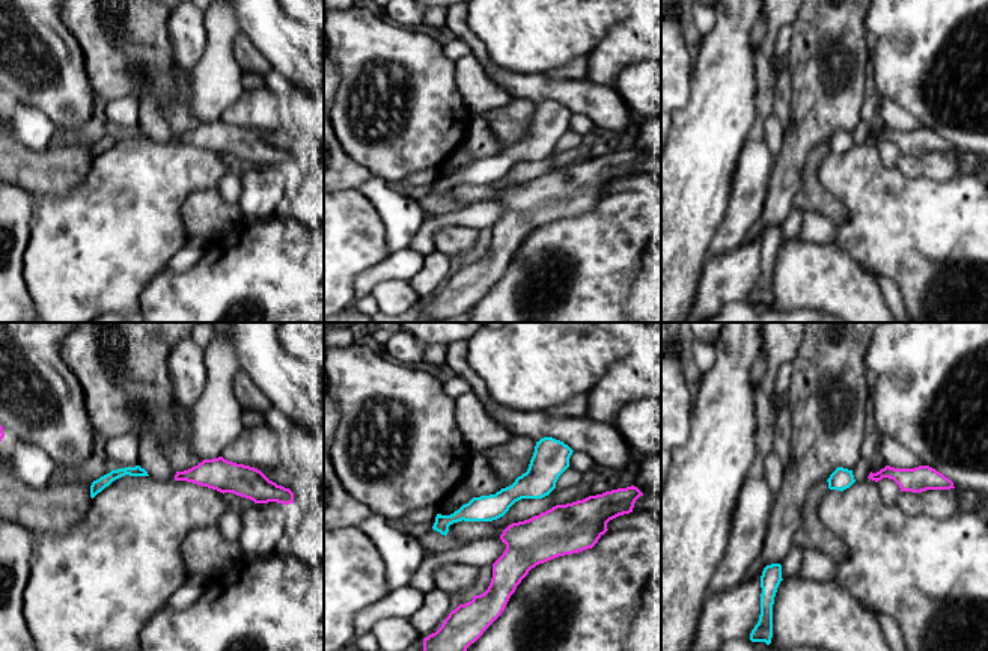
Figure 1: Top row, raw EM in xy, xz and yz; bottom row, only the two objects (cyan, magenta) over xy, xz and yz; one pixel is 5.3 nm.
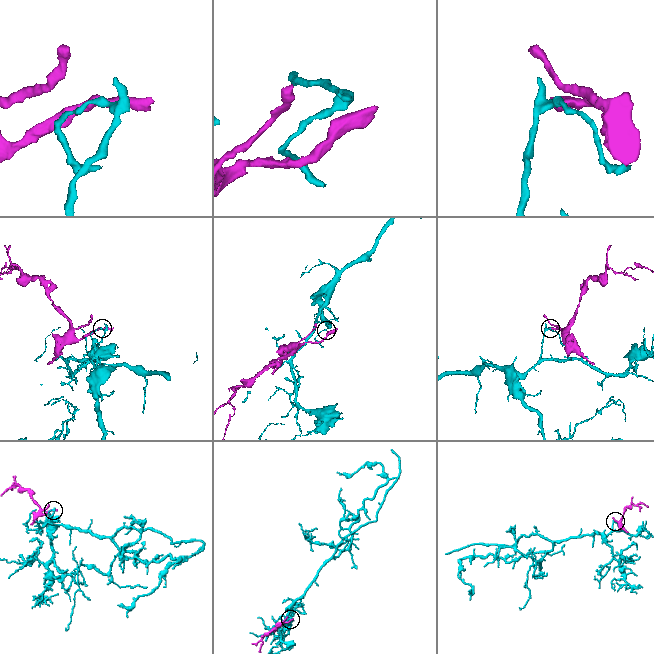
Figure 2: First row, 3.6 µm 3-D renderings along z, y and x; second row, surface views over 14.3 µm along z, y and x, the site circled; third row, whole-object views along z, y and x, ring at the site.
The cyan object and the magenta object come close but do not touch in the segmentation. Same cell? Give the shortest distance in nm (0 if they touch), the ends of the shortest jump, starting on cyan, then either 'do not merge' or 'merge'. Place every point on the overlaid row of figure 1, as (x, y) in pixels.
60 nm | xz (502, 516), (509, 525) | do not merge

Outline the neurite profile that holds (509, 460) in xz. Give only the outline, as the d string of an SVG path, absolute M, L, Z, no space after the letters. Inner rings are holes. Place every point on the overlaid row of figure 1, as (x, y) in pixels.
M514 436L509 442L485 451L486 460L503 488L527 472L536 442Z

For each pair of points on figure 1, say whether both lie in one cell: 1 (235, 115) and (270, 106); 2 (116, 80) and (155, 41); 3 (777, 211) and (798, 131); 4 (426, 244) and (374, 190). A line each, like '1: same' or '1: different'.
1: same
2: same
3: same
4: different

